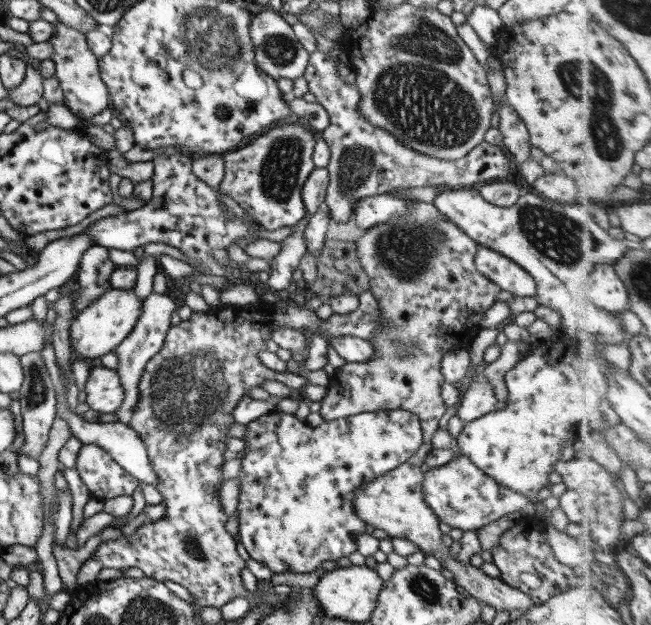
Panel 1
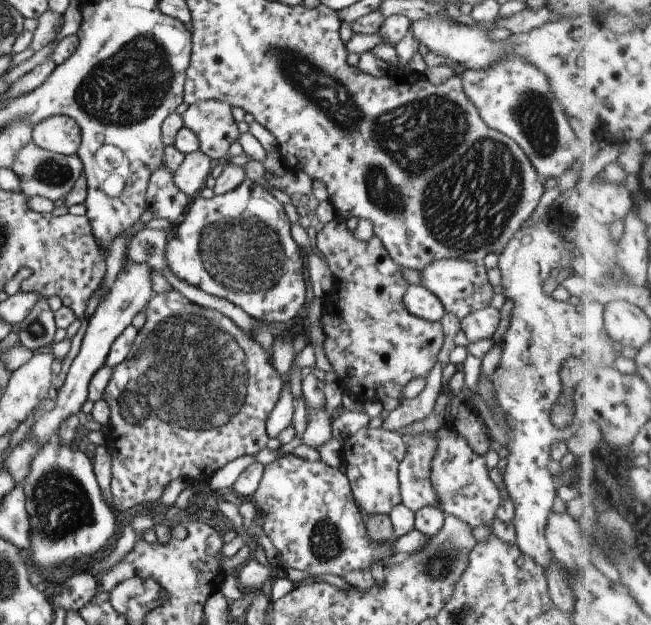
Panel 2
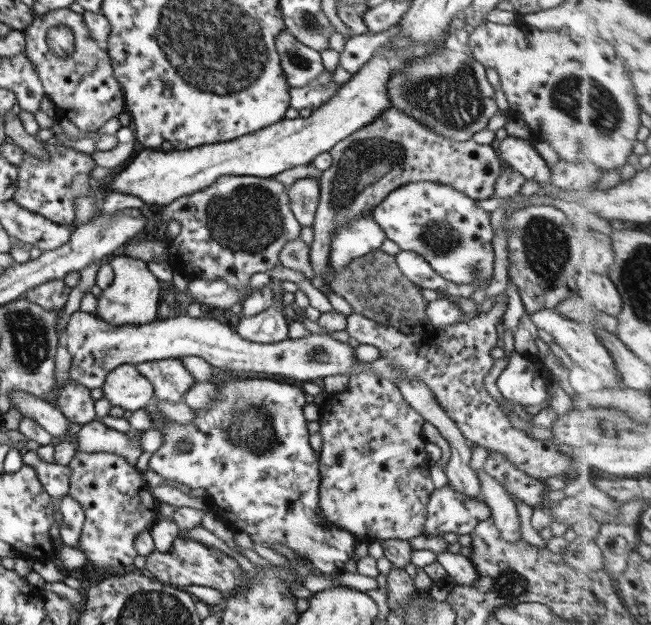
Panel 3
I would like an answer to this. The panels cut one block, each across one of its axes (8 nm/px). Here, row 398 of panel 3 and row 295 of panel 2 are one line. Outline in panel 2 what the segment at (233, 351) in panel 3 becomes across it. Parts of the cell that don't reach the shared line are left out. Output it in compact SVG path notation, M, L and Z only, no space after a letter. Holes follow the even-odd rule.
M442 259L431 262L422 272L422 285L430 292L433 292L444 305L447 313L455 314L460 320L466 318L470 313L490 306L494 291L492 285L488 281L488 270L483 263L475 263L472 261L464 261L460 259Z

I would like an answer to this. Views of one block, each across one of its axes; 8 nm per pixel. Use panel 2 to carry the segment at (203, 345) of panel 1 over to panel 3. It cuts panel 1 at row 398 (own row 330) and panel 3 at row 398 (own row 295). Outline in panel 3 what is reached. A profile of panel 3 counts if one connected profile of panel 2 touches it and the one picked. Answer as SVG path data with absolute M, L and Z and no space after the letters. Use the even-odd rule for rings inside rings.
M178 358L141 363L136 365L136 369L152 382L155 402L182 402L184 394L196 384L192 374L184 368Z

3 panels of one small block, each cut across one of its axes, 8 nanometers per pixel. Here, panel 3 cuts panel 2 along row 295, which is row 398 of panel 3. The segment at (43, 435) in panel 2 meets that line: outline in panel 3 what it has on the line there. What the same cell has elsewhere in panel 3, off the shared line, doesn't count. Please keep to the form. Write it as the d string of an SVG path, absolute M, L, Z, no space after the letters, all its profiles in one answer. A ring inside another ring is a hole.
M124 364L114 368L101 387L112 406L136 411L144 408L154 397L154 386L137 369Z

